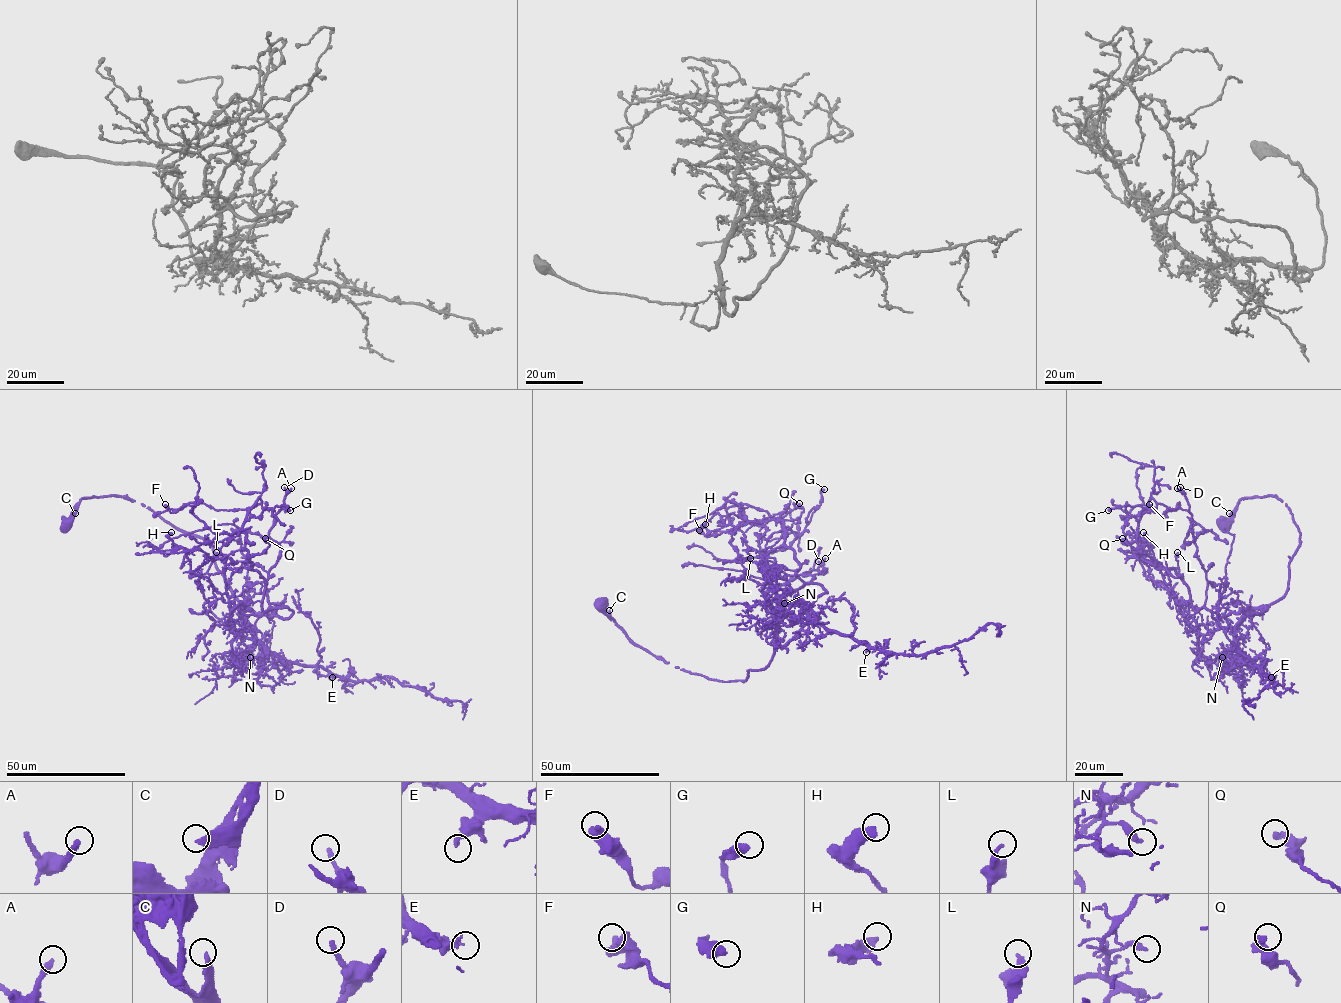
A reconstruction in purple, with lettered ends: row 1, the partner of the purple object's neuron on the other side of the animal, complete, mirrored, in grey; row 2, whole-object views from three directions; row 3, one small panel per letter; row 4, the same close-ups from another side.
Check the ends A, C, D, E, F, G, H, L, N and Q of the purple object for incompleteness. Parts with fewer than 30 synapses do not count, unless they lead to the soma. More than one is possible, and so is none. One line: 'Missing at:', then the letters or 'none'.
Missing at: A, D

